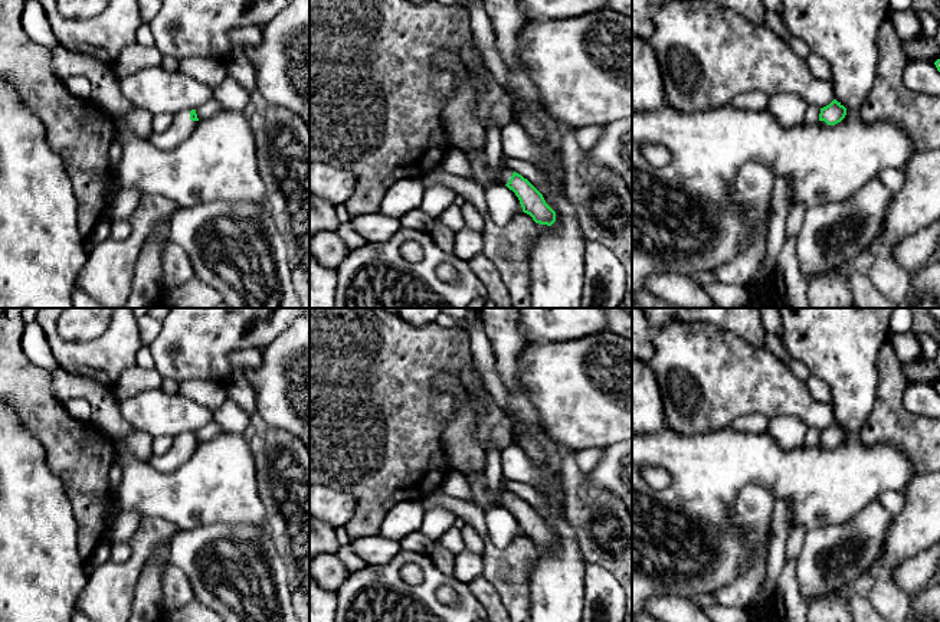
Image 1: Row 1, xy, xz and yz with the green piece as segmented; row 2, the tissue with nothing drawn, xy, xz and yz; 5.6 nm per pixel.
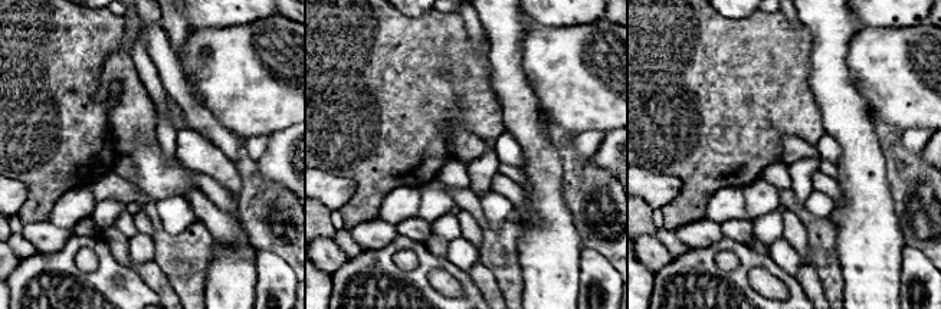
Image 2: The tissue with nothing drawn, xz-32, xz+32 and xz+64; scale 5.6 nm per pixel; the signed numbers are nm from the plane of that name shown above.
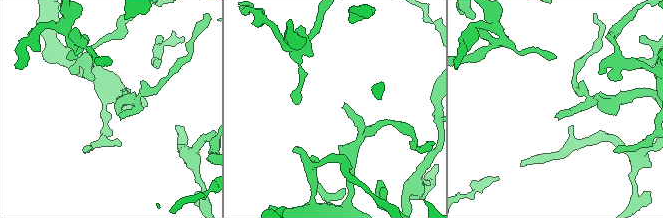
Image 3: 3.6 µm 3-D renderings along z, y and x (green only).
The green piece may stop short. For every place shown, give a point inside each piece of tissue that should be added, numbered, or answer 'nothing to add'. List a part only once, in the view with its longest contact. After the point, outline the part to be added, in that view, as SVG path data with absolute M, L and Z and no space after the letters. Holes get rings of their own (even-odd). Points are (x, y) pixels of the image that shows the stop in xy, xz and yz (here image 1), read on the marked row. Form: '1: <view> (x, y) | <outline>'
1: xy (182, 127) | M190 109L180 111L164 132L153 132L145 140L161 151L173 151L193 132L196 124L197 121L190 120Z

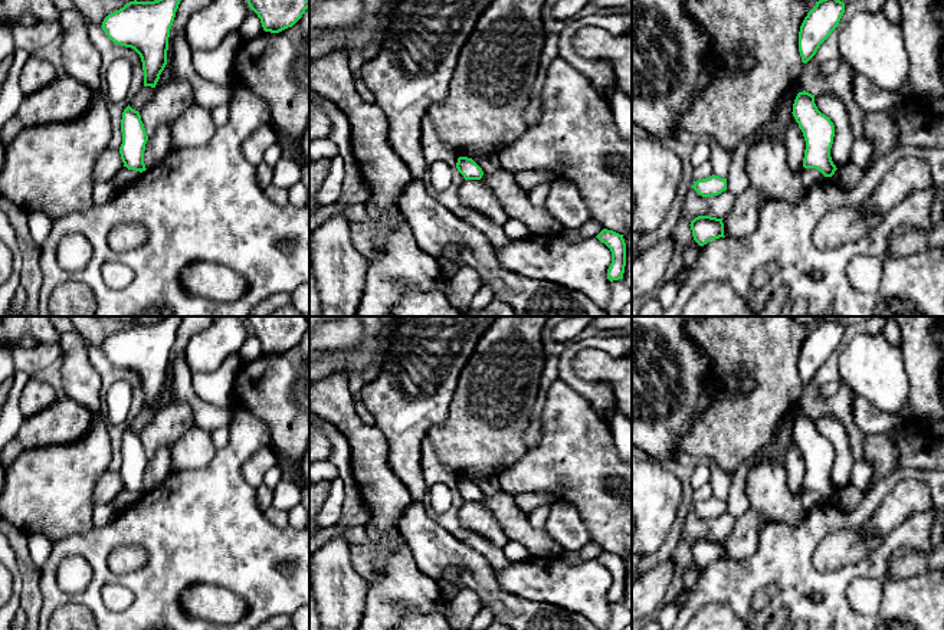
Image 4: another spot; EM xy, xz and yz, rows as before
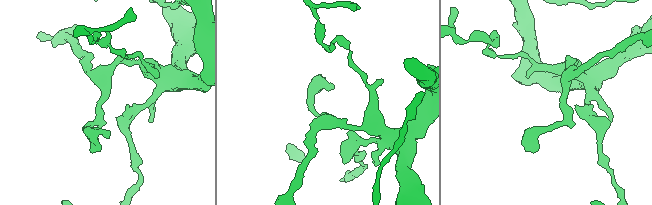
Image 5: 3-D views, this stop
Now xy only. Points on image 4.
nothing to add

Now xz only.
nothing to add

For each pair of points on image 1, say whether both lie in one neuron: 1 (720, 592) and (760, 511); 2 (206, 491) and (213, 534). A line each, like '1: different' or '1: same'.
1: same
2: different

